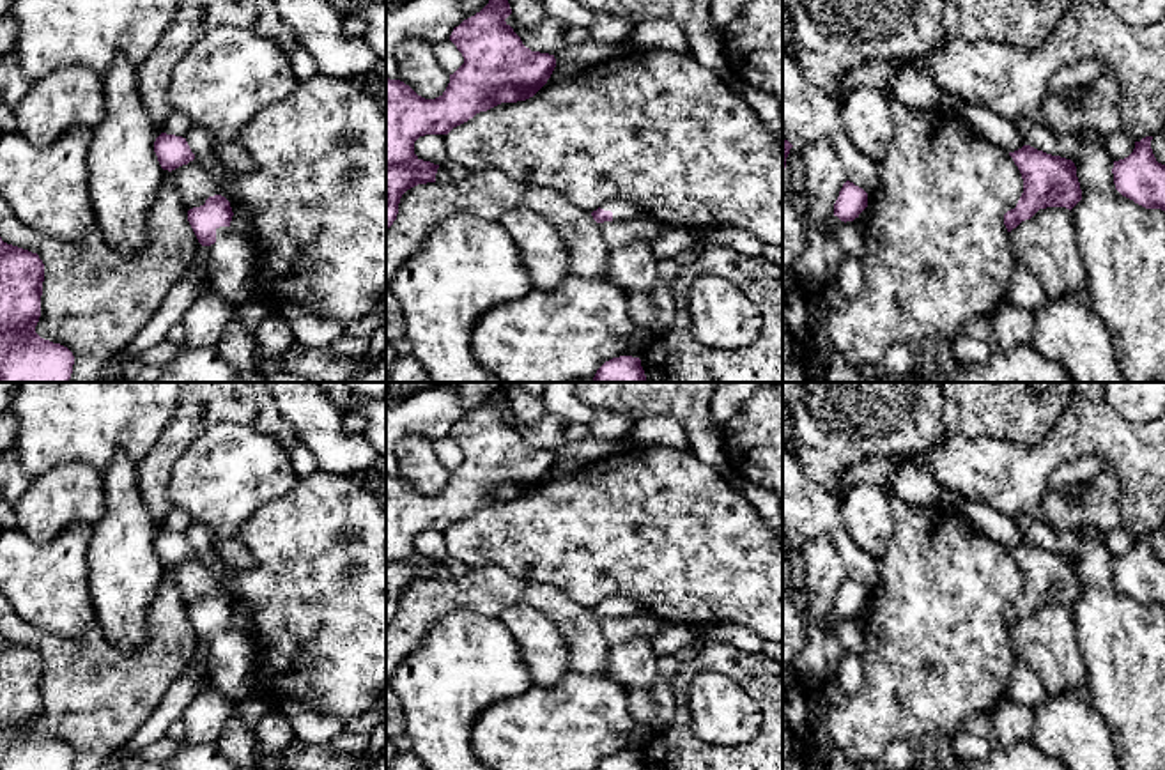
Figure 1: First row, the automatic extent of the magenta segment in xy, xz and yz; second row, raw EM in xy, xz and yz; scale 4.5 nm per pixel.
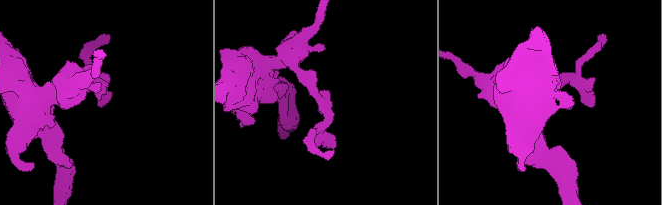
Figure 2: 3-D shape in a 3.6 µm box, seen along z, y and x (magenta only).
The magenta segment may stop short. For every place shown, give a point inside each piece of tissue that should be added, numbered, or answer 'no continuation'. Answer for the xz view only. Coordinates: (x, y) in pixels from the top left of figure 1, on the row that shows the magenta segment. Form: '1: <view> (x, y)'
1: xz (620, 209)

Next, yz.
no continuation

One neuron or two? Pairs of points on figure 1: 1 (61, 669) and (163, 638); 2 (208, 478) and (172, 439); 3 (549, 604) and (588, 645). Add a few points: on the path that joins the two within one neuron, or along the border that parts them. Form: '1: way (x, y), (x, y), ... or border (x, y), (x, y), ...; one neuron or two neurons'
1: way (85, 669), (131, 669), (138, 662); one neuron
2: border (216, 425), (204, 431), (174, 464), (169, 491); two neurons
3: way (560, 615), (578, 634); one neuron

